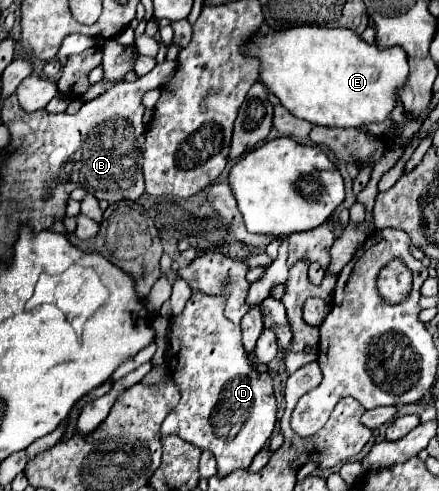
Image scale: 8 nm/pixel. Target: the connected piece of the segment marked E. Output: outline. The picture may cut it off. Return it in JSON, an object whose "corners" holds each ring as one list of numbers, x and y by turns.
{"corners":[[291,27,283,31,267,31,247,45,247,53,261,61,263,85,281,101,281,105,295,117,313,125,341,127,341,129,365,129,369,123,381,123,391,117,393,107,399,101,399,91,409,77,407,53,401,47,381,49,365,43,349,29,323,29,323,27]]}

